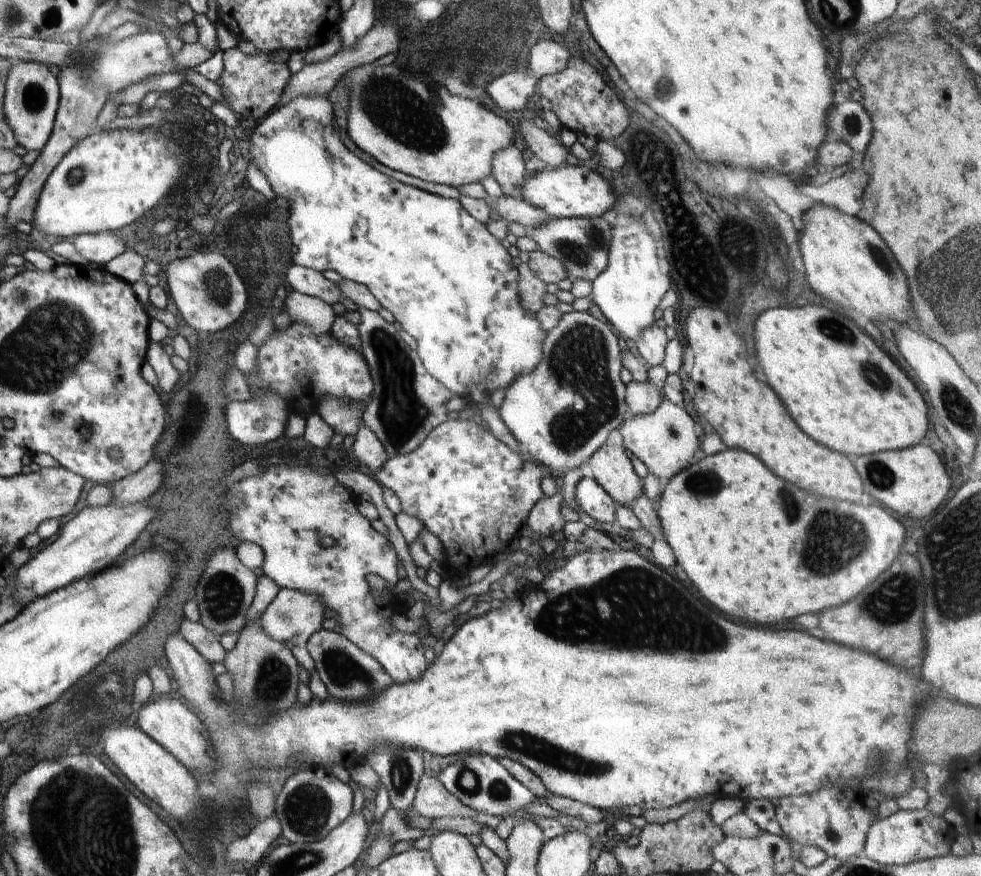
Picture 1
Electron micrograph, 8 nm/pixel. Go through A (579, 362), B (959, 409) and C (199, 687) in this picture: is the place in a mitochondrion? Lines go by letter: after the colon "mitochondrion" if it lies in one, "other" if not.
A: mitochondrion
B: mitochondrion
C: other

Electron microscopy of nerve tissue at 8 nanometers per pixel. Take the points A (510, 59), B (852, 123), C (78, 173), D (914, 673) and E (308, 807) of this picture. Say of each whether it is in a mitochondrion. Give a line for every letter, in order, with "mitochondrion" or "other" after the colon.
A: mitochondrion
B: mitochondrion
C: mitochondrion
D: other
E: mitochondrion

